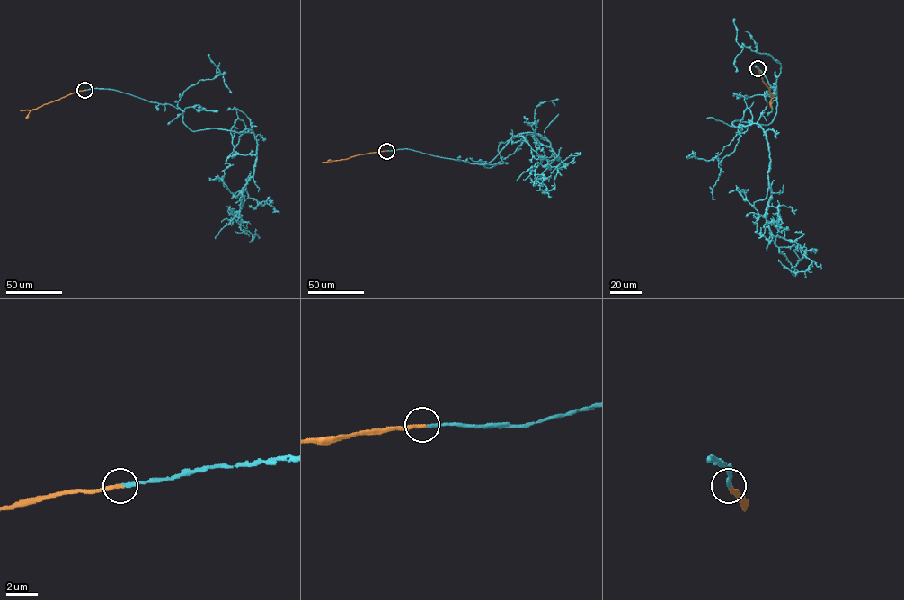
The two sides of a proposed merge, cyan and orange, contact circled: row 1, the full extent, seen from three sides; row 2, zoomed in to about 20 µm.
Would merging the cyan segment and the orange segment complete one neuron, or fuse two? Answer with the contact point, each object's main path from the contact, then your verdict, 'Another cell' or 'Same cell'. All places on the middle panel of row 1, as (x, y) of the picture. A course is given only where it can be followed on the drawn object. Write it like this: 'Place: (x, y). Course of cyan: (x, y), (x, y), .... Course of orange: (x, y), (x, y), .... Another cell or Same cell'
Place: (386, 151). Course of cyan: (386, 151), (484, 165), (514, 136), (533, 132), (559, 157), (544, 156), (535, 172), (549, 190), (557, 166). Course of orange: (386, 151), (322, 162). Same cell

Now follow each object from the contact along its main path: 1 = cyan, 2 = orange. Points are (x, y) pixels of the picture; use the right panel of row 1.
1: (757, 68), (775, 89), (776, 115), (732, 123), (762, 129), (766, 221), (812, 263), (791, 272), (778, 260)
2: (757, 68), (773, 96)

